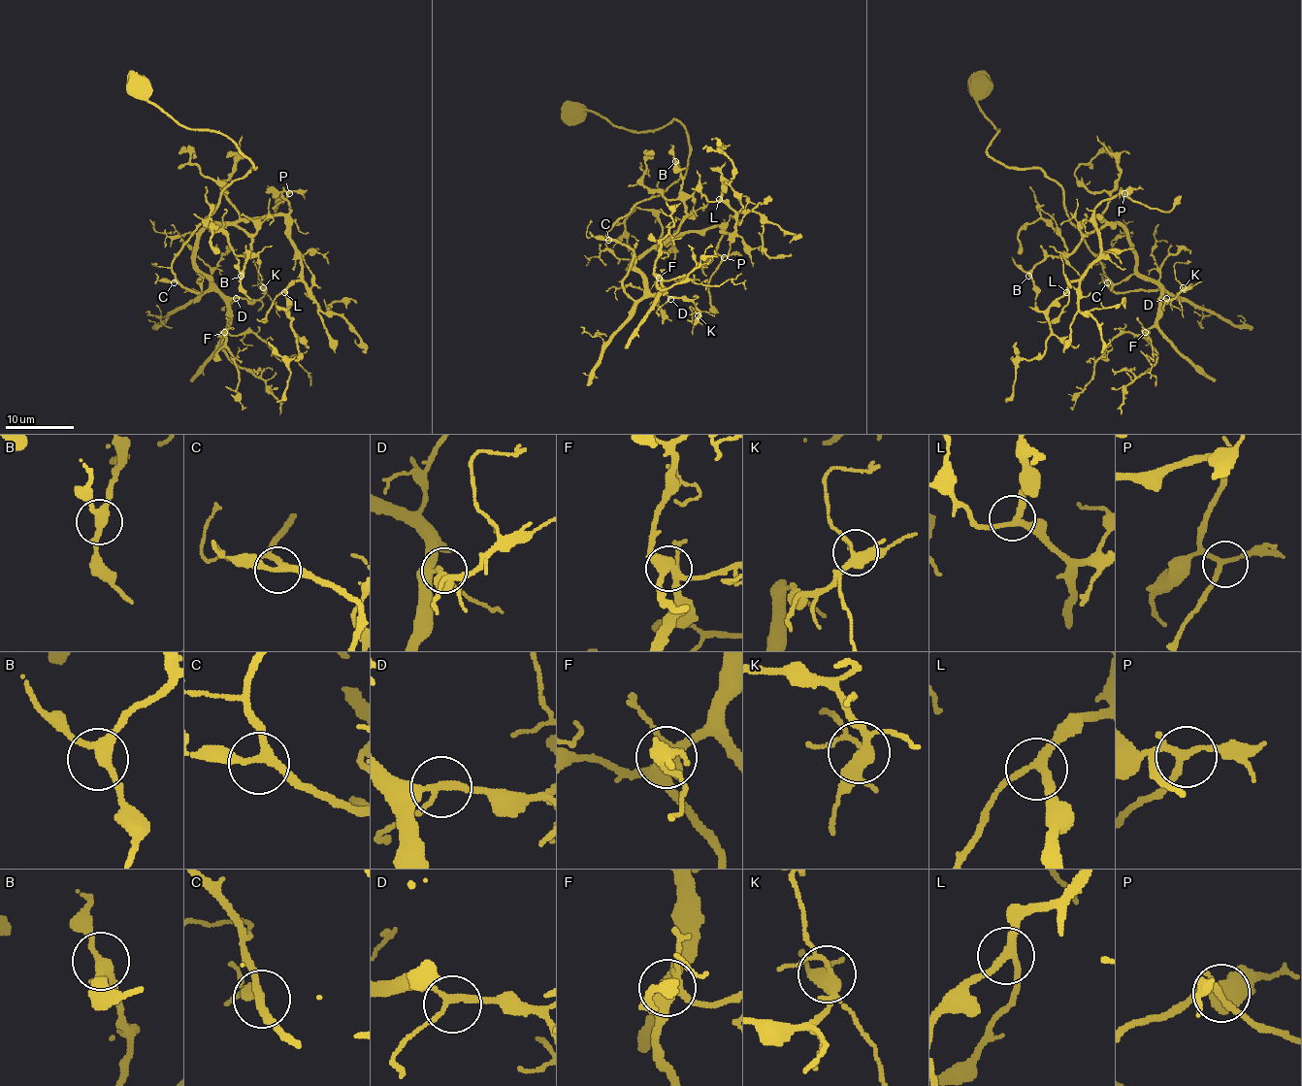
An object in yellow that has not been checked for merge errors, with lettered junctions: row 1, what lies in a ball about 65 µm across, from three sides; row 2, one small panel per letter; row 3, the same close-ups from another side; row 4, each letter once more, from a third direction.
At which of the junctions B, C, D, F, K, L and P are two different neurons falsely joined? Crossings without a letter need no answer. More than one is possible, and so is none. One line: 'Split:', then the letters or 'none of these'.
Split: none of these

